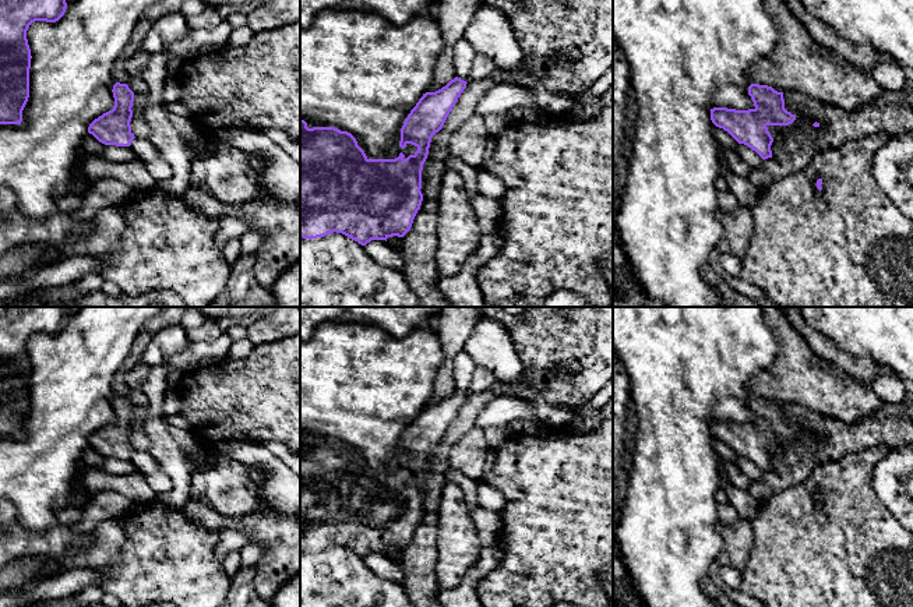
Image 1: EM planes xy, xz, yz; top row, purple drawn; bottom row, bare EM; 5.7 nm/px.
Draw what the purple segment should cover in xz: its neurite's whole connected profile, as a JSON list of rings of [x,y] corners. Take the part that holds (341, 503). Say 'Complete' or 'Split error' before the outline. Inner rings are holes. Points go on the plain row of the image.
Complete. [[[455,389],[441,402],[423,406],[401,441],[399,459],[403,462],[408,456],[412,456],[417,460],[408,470],[401,465],[395,472],[369,472],[350,445],[335,440],[309,441],[307,435],[300,431],[300,550],[311,553],[336,544],[362,558],[371,553],[387,554],[392,548],[403,550],[410,543],[423,514],[420,504],[422,483],[429,467],[431,451],[443,441],[466,396],[466,394]]]

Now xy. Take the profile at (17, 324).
Complete. [[[0,307],[0,437],[21,437],[29,410],[31,361],[27,343],[35,334],[56,335],[67,321],[64,307]]]

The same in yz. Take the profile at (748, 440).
Complete. [[[751,396],[748,407],[754,414],[754,421],[713,420],[711,421],[711,433],[765,473],[772,470],[771,458],[773,455],[768,440],[789,438],[796,433],[796,428],[785,421],[783,405],[778,405],[772,399]]]

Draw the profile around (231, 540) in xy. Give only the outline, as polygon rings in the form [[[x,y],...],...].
[[[225,529],[215,547],[215,560],[222,562],[229,553],[240,551],[248,543],[250,537],[244,532],[237,529]]]

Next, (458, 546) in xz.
[[[450,480],[441,491],[436,548],[440,590],[458,586],[483,550],[461,487]]]

